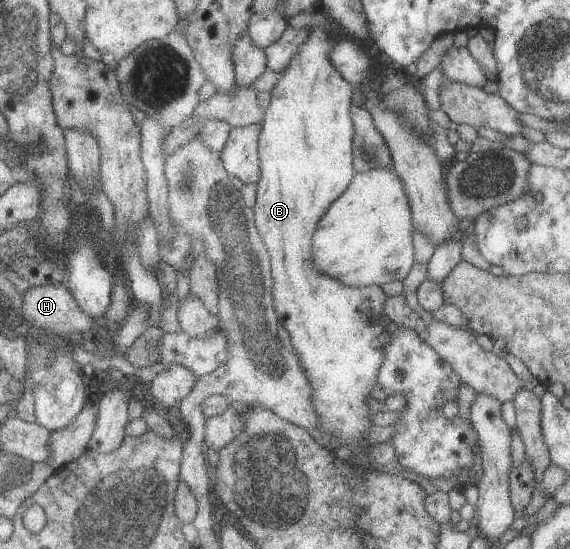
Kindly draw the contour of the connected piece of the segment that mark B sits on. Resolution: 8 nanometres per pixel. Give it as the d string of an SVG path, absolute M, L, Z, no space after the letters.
M321 26L307 27L305 40L299 45L299 48L293 53L293 56L289 59L289 64L286 69L281 72L281 77L273 85L270 90L270 101L268 102L264 111L264 117L260 123L260 133L258 136L258 159L260 168L260 177L256 183L256 195L255 206L252 208L254 212L254 228L257 229L262 243L265 245L268 252L270 262L270 275L272 276L272 305L274 306L274 313L279 324L283 325L283 328L287 330L290 336L289 347L297 356L299 356L299 362L302 369L305 371L306 377L312 386L312 401L314 404L315 412L318 414L320 420L320 426L317 429L323 432L328 432L333 436L330 442L335 444L343 443L344 448L340 449L340 453L334 453L334 448L331 446L331 452L333 454L339 454L348 462L348 456L351 453L362 453L363 449L366 449L369 445L366 443L365 434L363 432L370 427L371 421L369 421L369 411L367 406L363 404L363 399L369 396L371 388L376 381L379 365L384 357L385 347L389 340L389 333L386 329L386 325L383 325L378 318L384 314L383 303L386 295L381 291L379 285L369 285L366 287L346 287L344 284L337 282L335 279L329 278L324 274L318 273L314 268L310 259L310 242L312 234L314 233L318 218L329 208L329 205L338 197L343 194L343 191L349 186L353 175L356 170L353 168L352 160L352 138L354 135L354 128L351 120L350 108L353 106L351 101L351 87L339 73L335 70L333 64L329 60L329 53L337 42L337 38L326 31Z

